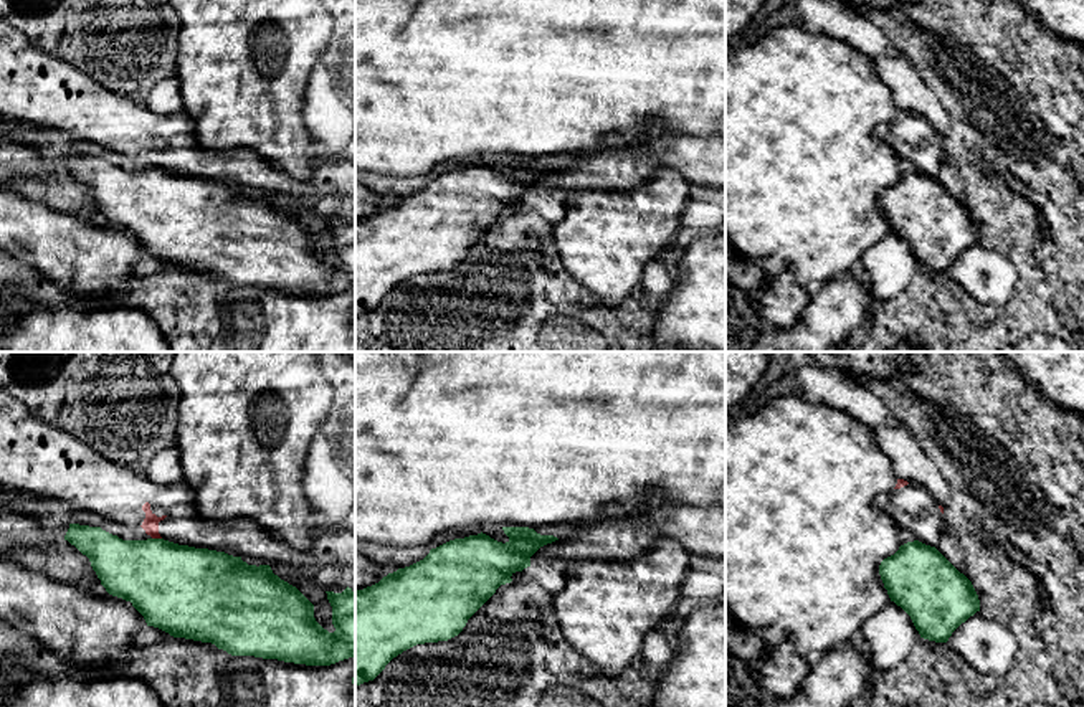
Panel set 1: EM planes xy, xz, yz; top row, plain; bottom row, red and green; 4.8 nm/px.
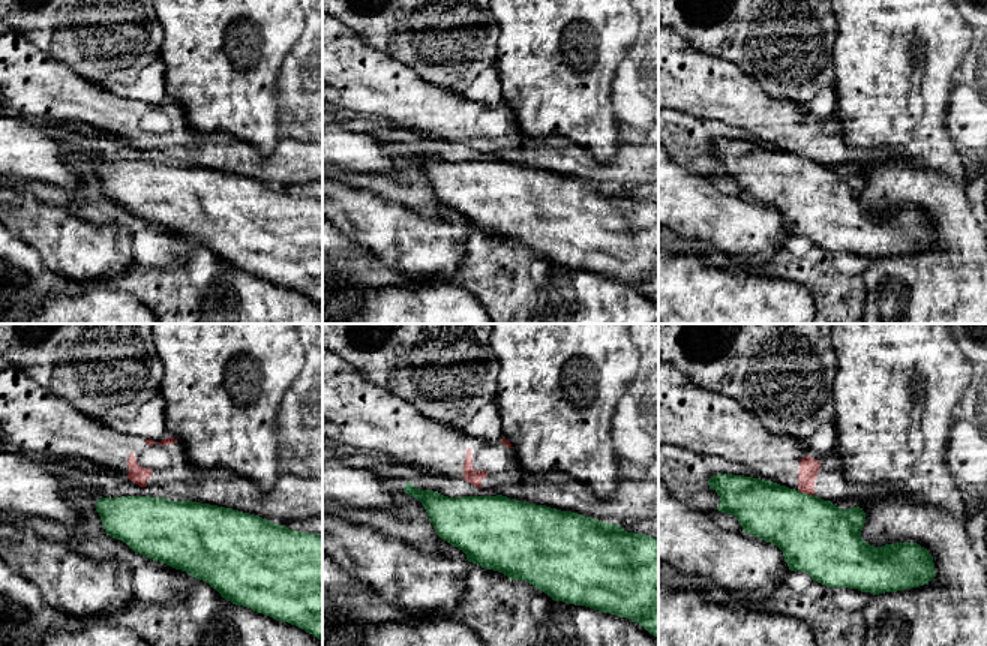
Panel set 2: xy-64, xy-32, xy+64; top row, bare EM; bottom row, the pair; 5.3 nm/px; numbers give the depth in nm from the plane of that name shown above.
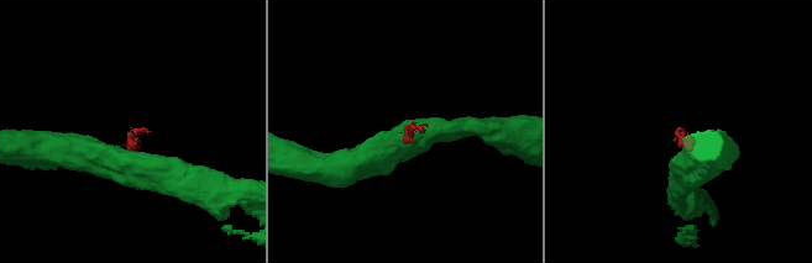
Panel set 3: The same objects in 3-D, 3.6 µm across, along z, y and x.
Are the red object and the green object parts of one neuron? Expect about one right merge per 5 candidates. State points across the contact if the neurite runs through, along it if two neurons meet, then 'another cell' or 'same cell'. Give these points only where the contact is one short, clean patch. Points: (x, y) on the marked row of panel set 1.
along xy (152, 537), (161, 539) | another cell

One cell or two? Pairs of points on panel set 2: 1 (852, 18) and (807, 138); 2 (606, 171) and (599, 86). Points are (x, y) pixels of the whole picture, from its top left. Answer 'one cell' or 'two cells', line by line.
1: two cells
2: two cells

